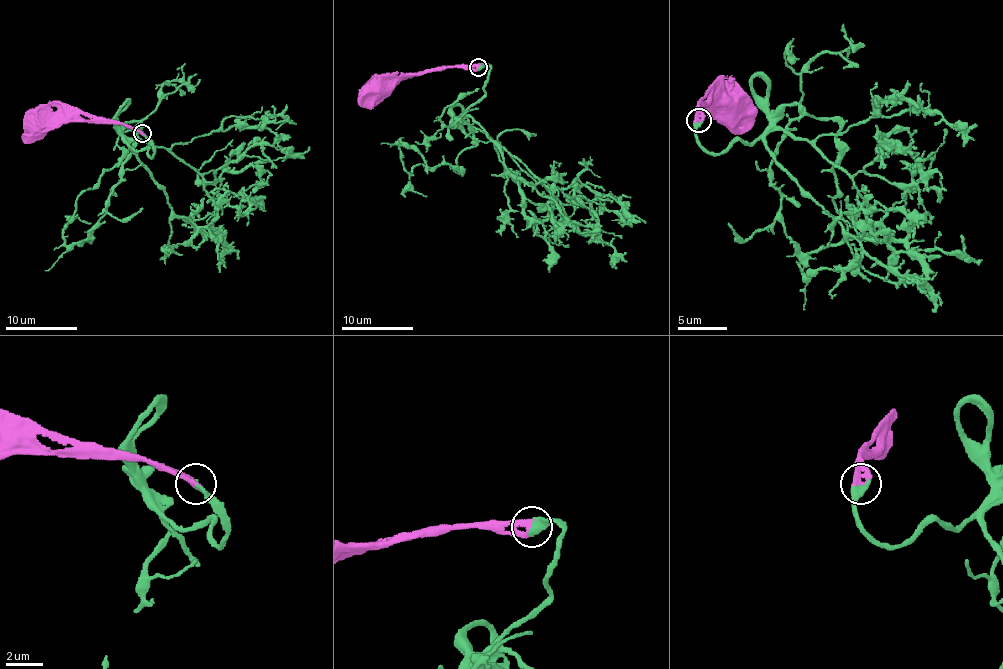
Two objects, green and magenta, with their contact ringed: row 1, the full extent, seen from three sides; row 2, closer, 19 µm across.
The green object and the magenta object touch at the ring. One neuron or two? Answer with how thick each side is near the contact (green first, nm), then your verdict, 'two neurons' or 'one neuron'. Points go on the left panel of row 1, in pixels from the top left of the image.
400/360 nm | one neuron

